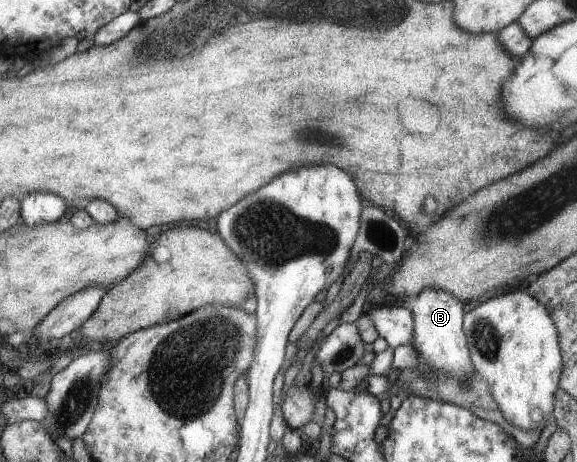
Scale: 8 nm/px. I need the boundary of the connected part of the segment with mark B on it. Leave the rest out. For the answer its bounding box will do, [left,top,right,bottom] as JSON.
[411,287,475,381]

